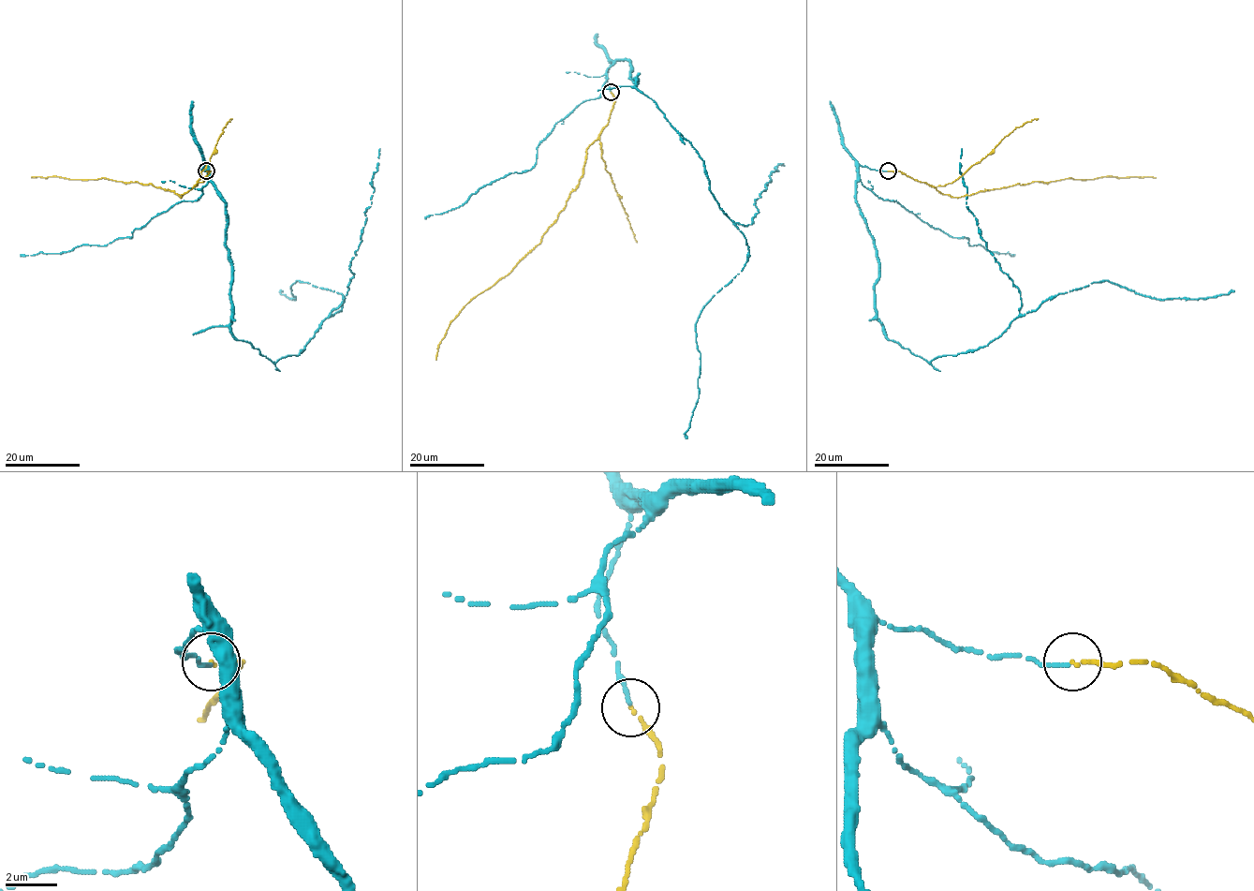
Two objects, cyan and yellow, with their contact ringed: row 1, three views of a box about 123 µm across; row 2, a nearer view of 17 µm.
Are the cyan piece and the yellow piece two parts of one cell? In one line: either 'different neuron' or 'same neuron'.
same neuron

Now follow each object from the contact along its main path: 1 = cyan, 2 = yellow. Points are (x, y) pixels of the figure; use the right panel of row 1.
1: (887, 170), (860, 166), (856, 183), (876, 316), (930, 363), (1093, 282), (1162, 300), (1234, 291)
2: (888, 170), (900, 170), (953, 197), (1037, 181), (1048, 183), (1102, 176), (1156, 177)

